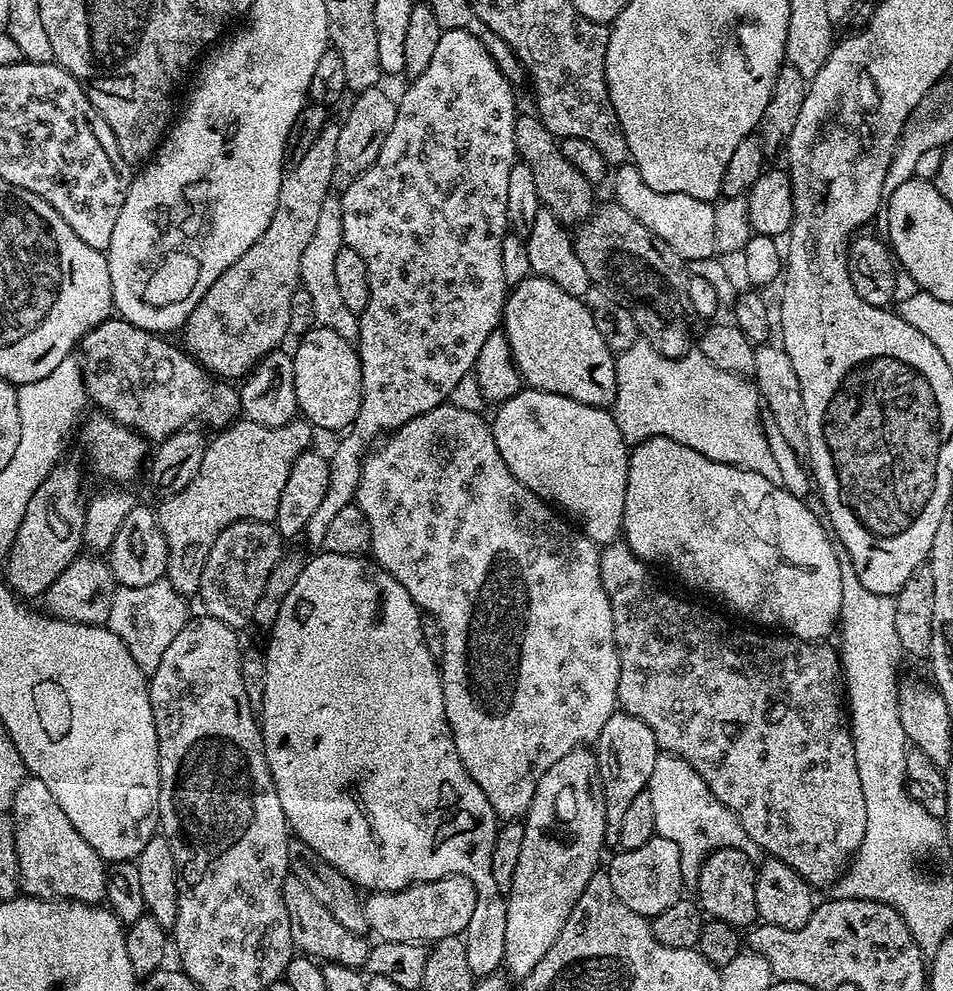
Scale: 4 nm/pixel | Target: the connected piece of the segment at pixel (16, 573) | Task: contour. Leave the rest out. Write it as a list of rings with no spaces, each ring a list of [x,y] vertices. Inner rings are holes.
[[[67,462],[57,464],[42,486],[34,490],[34,498],[30,498],[30,506],[26,506],[26,514],[18,526],[12,547],[6,553],[8,565],[4,568],[3,579],[17,596],[43,597],[58,574],[62,574],[62,570],[81,555],[85,507],[84,476],[79,466]]]

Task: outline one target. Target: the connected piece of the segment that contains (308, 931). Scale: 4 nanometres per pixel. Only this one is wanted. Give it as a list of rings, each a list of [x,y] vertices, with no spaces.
[[[288,875],[284,879],[282,902],[286,906],[286,918],[290,918],[290,938],[292,947],[297,953],[310,956],[313,960],[324,964],[341,964],[357,970],[364,968],[370,947],[369,941],[364,941],[365,937],[361,933],[346,930],[346,926],[342,926],[342,922],[336,921],[334,914],[330,914],[330,910],[326,910],[326,906],[322,906],[322,902],[318,902],[318,898],[314,898],[314,894],[310,894],[310,890],[306,890],[306,886],[302,886],[302,882],[298,882],[298,878]]]

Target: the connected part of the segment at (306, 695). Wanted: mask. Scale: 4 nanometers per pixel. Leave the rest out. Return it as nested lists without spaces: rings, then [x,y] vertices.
[[[321,551],[307,561],[298,574],[298,582],[286,594],[282,610],[278,610],[278,622],[270,629],[272,636],[268,648],[263,649],[266,666],[266,698],[262,698],[262,714],[258,717],[260,733],[264,736],[264,753],[270,766],[282,810],[286,814],[291,835],[306,842],[314,854],[318,854],[334,870],[338,870],[357,889],[374,892],[397,892],[412,884],[437,880],[443,876],[461,876],[474,882],[474,890],[482,890],[494,883],[494,870],[490,870],[490,858],[494,854],[494,842],[498,831],[498,817],[494,806],[486,802],[486,794],[470,778],[462,758],[458,758],[458,746],[454,746],[452,731],[444,709],[444,691],[440,680],[439,663],[426,650],[422,638],[421,608],[414,598],[406,594],[406,586],[381,568],[375,560],[364,556],[334,554]]]

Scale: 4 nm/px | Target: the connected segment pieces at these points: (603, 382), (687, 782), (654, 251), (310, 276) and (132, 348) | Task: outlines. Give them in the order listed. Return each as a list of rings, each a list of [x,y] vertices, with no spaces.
[[[528,274],[517,288],[515,285],[509,291],[504,302],[502,331],[509,342],[512,360],[527,387],[562,394],[595,408],[608,408],[616,401],[616,356],[610,346],[606,346],[602,334],[598,334],[598,326],[594,326],[594,318],[590,318],[590,310],[581,297],[566,294],[562,286],[554,286],[554,282],[546,278]]]
[[[667,754],[657,755],[654,774],[650,774],[646,790],[650,794],[650,802],[654,802],[657,833],[670,838],[670,842],[678,846],[685,885],[695,885],[701,862],[719,848],[742,850],[742,854],[746,854],[754,862],[761,859],[760,847],[753,842],[750,834],[746,834],[739,818],[726,805],[718,802],[718,798],[714,798],[694,766],[690,766],[682,758]]]
[[[609,202],[603,208],[604,205],[574,232],[576,253],[582,266],[586,266],[586,274],[590,274],[595,287],[603,288],[618,303],[626,305],[636,313],[641,337],[649,340],[663,356],[675,360],[687,356],[694,344],[694,332],[692,336],[693,310],[688,301],[689,274],[685,261],[674,249],[666,246],[662,238],[653,236],[650,230],[646,230],[646,226],[642,226],[642,222],[634,218],[634,214],[622,210],[620,204]]]
[[[330,194],[326,202],[322,202],[322,211],[314,235],[310,237],[310,242],[306,242],[300,267],[300,283],[306,294],[310,294],[310,303],[314,306],[317,325],[334,330],[334,334],[342,334],[342,338],[356,342],[360,339],[360,318],[357,312],[346,307],[346,301],[338,291],[338,278],[334,275],[334,262],[338,258],[338,250],[342,250],[345,246],[340,196]]]
[[[119,318],[106,319],[97,328],[89,330],[78,345],[78,359],[88,400],[96,403],[103,415],[140,433],[149,442],[170,438],[175,432],[196,422],[192,420],[205,420],[212,430],[221,430],[236,423],[242,412],[239,391],[231,383],[213,378],[209,369],[197,364],[179,343],[171,344],[168,340],[171,339],[142,330]]]

